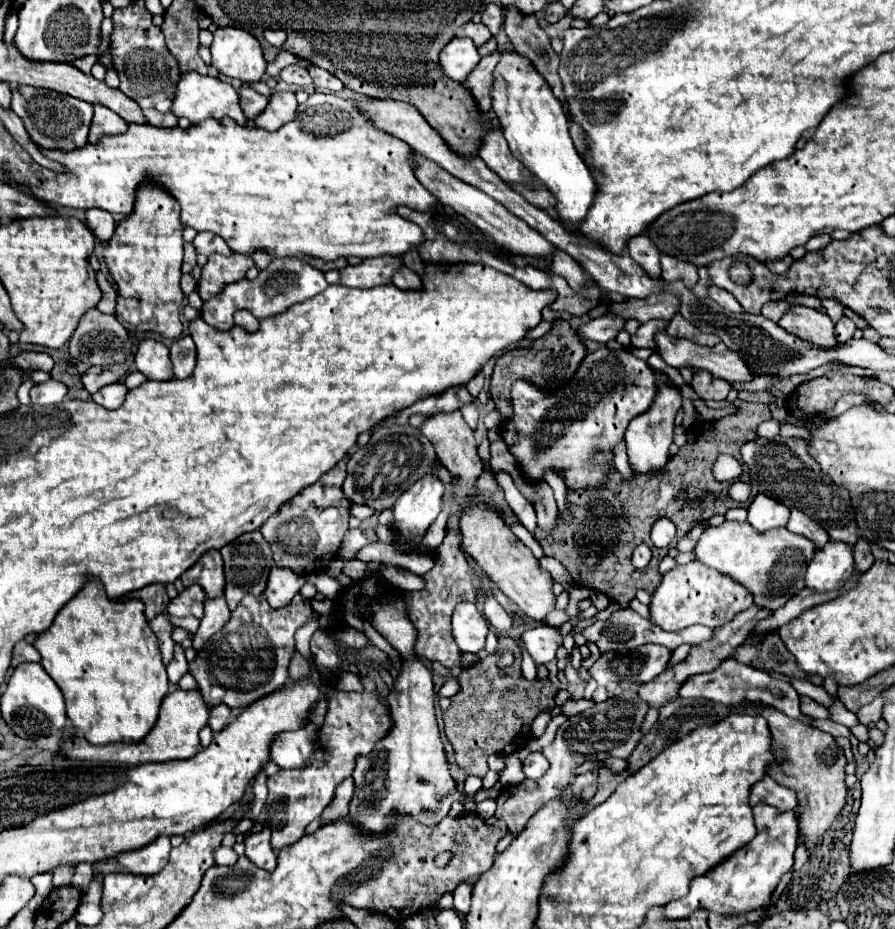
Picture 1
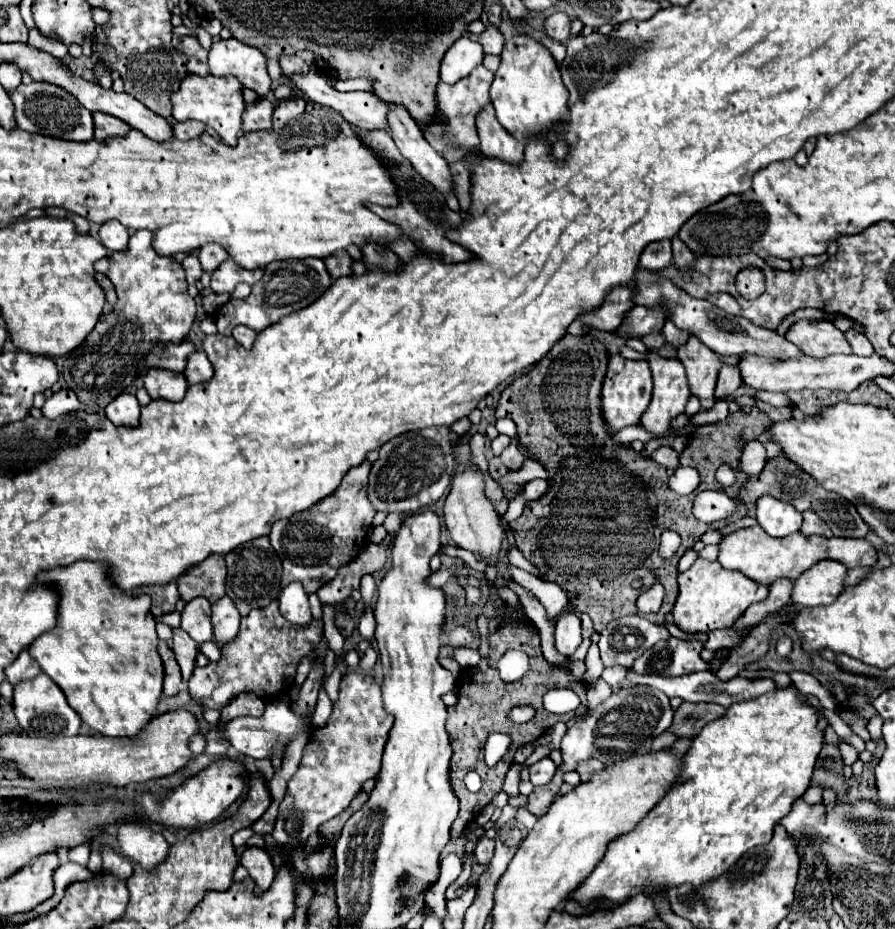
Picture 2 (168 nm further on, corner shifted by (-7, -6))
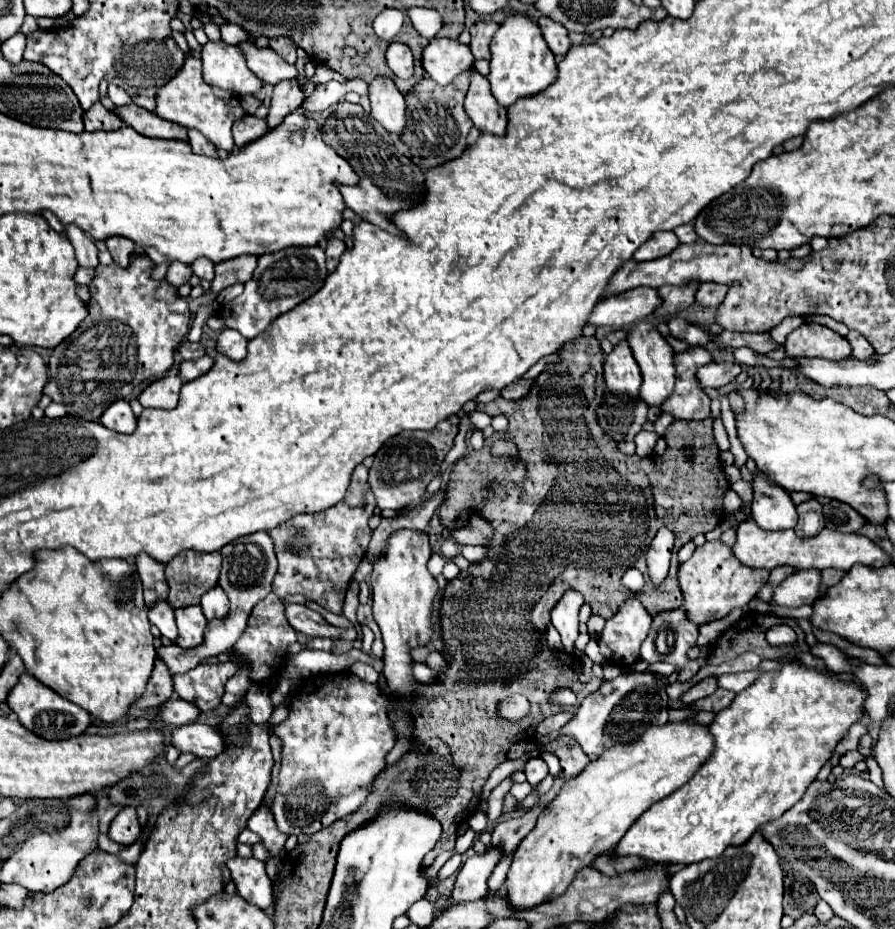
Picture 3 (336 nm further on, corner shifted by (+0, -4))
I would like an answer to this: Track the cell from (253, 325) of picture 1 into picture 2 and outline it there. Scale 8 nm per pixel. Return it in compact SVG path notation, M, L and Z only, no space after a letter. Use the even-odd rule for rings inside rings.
M238 325L238 327L232 331L232 337L234 337L244 349L252 349L252 343L254 343L256 335L258 335L256 331L252 331L252 329L244 327L244 325Z

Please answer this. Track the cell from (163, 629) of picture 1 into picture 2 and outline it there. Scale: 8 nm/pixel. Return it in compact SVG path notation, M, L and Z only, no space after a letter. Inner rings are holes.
M160 641L158 645L158 653L162 657L162 663L164 663L164 695L166 697L172 697L180 691L182 687L182 675L180 675L180 667L174 659L174 653L168 649L168 645L164 641Z

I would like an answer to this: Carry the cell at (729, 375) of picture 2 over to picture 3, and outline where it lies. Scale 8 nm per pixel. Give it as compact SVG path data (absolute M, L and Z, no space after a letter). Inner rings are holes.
M713 361L709 365L703 365L697 371L697 379L701 381L701 387L713 387L719 389L733 381L741 373L741 365L733 361Z

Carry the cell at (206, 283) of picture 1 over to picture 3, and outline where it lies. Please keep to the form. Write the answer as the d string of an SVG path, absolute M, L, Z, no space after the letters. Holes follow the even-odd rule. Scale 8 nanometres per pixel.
M241 255L215 265L215 279L211 281L211 291L221 293L233 283L247 283L257 267L255 255Z

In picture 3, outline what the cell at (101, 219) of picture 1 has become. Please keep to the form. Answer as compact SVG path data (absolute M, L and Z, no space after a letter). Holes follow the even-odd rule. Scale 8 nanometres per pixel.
M111 237L109 241L105 241L105 245L111 251L113 261L117 265L121 265L121 267L127 267L129 265L129 255L135 249L135 243L133 241L129 241L127 237Z

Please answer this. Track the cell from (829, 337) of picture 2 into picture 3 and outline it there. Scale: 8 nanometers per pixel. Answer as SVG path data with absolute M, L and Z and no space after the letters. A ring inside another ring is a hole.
M803 323L789 333L785 351L789 357L825 357L839 361L851 355L851 345L845 337L823 325Z

